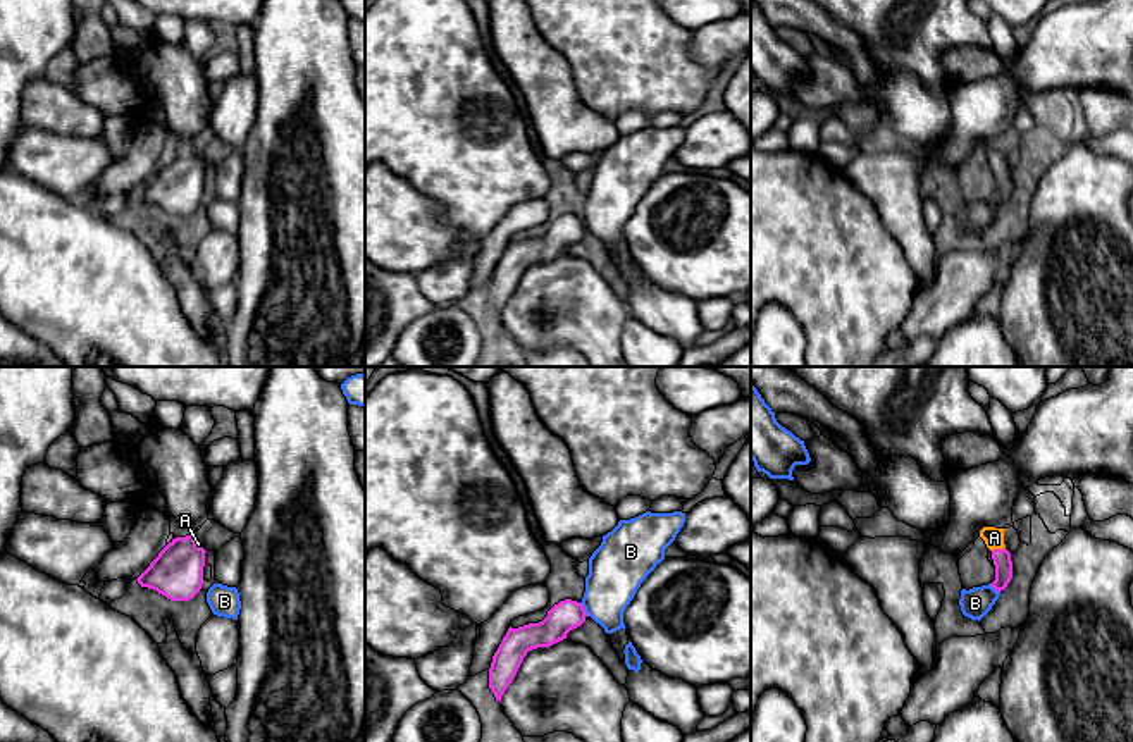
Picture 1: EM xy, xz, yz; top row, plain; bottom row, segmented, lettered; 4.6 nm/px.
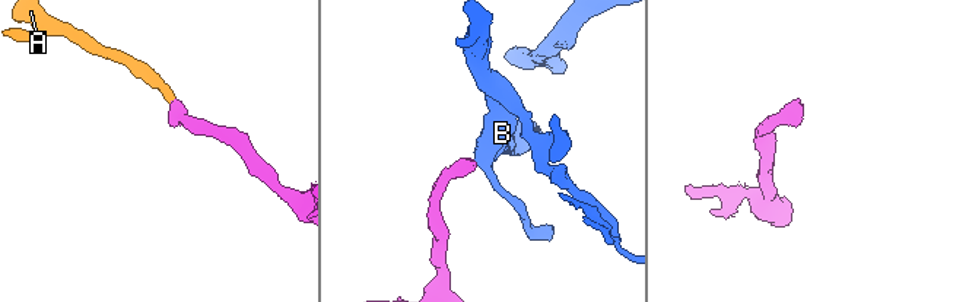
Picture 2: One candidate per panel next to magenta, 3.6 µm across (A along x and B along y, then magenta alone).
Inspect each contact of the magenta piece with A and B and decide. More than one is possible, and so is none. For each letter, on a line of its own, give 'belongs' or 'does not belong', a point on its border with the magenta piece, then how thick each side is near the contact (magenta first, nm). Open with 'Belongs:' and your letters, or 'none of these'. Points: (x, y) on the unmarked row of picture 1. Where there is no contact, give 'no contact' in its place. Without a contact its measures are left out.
Belongs: A
A: belongs | yz (997, 164) | 80/100 nm
B: does not belong | xz (584, 224) | 140/260 nm

